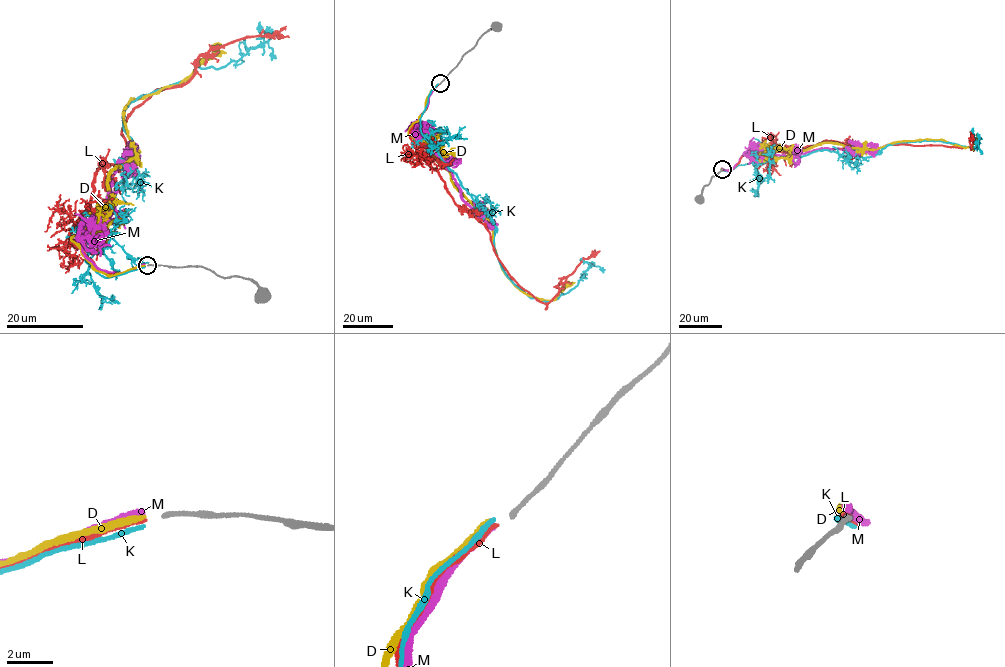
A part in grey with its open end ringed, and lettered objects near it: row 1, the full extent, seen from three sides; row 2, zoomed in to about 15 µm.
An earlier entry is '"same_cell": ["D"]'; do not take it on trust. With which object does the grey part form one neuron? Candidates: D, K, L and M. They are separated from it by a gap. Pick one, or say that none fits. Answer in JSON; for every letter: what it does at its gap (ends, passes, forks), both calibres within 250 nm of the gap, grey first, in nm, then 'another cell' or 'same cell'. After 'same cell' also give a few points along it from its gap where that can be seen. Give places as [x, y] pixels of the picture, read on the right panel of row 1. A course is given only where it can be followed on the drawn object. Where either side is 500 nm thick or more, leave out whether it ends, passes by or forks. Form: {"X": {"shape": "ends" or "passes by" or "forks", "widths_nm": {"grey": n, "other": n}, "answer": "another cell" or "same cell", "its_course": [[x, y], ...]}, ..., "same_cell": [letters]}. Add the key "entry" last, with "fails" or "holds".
{"D": {"shape": "ends", "widths_nm": {"grey": 200, "other": 240}, "answer": "another cell"}, "K": {"shape": "ends", "widths_nm": {"grey": 200, "other": 190}, "answer": "another cell"}, "L": {"shape": "ends", "widths_nm": {"grey": 200, "other": 190}, "answer": "same cell", "its_course": [[722, 169], [732, 169], [749, 152], [797, 150], [824, 140], [869, 150], [897, 144], [972, 150], [972, 134]]}, "M": {"shape": "ends", "widths_nm": {"grey": 200, "other": 360}, "answer": "another cell"}, "same_cell": ["L"], "entry": "fails"}

